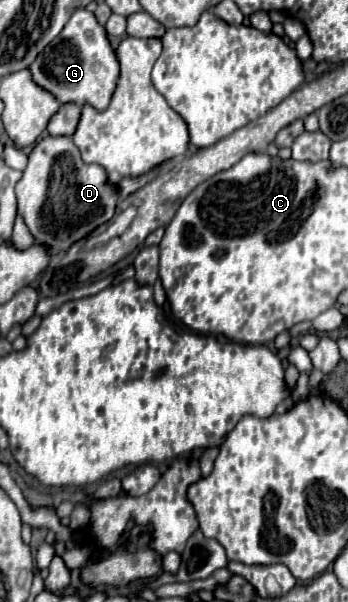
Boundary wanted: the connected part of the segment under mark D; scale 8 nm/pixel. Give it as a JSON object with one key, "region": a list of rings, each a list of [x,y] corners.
{"region":[[[69,136],[61,138],[43,138],[37,142],[33,152],[29,154],[29,164],[23,172],[23,178],[17,184],[17,200],[19,200],[19,214],[23,216],[29,232],[33,234],[33,240],[47,248],[51,256],[67,252],[75,242],[87,238],[95,228],[109,222],[115,214],[117,202],[119,202],[119,188],[113,184],[107,176],[107,172],[97,164],[85,164],[81,160],[79,148],[73,144]]]}

